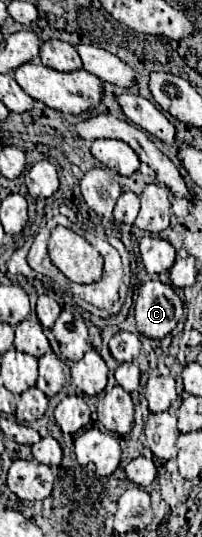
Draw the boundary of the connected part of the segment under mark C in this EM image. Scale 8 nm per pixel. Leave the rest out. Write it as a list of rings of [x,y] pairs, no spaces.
[[[154,279],[138,289],[134,311],[140,335],[162,339],[178,325],[182,317],[182,299],[176,295],[172,285]]]

